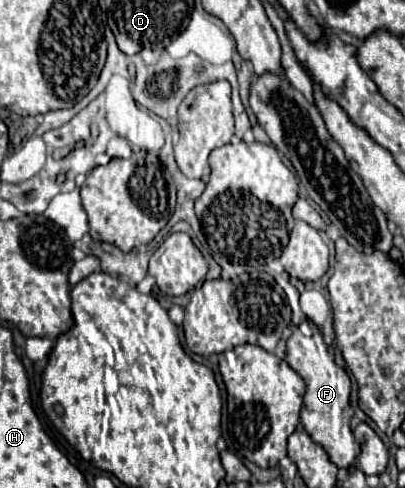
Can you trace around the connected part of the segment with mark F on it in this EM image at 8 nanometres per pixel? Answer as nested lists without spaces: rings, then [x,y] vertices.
[[[302,323],[296,327],[298,333],[292,333],[288,339],[288,365],[306,381],[306,395],[304,395],[304,405],[300,413],[300,423],[306,429],[306,433],[316,441],[318,445],[324,447],[328,453],[330,461],[340,467],[340,469],[352,469],[354,461],[358,459],[360,445],[350,429],[350,417],[352,407],[348,403],[350,397],[350,377],[342,367],[336,365],[334,355],[330,349],[324,345],[322,335],[314,323]]]

